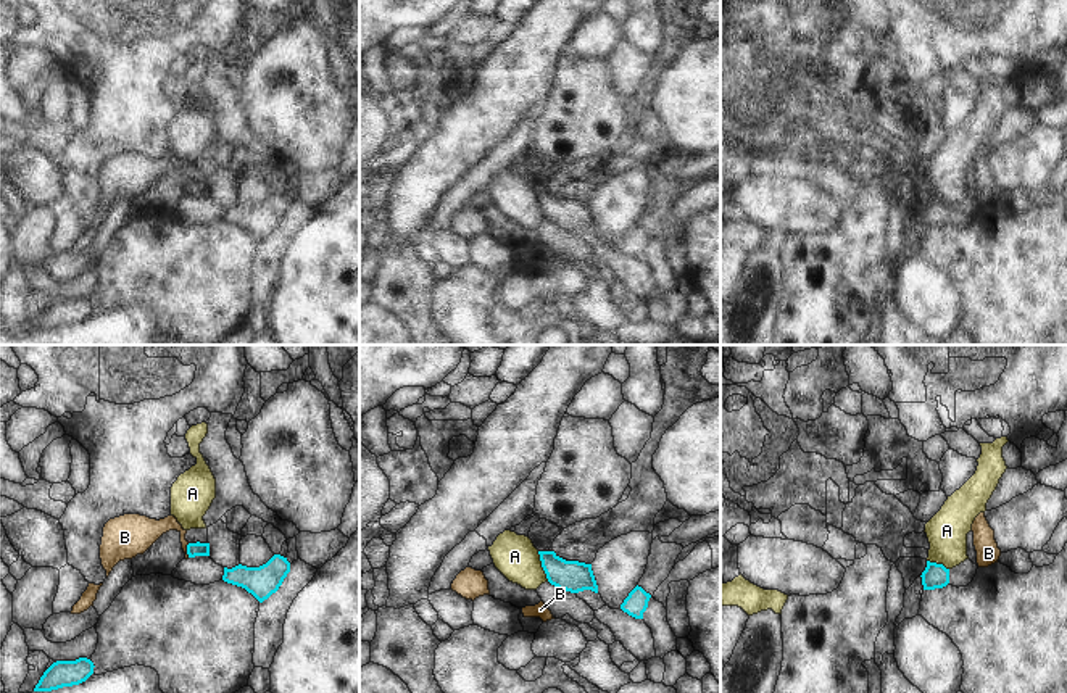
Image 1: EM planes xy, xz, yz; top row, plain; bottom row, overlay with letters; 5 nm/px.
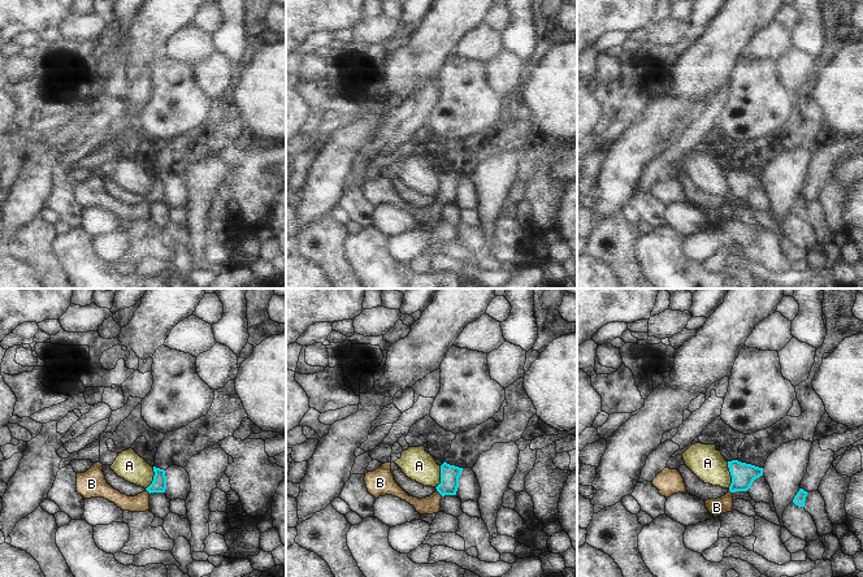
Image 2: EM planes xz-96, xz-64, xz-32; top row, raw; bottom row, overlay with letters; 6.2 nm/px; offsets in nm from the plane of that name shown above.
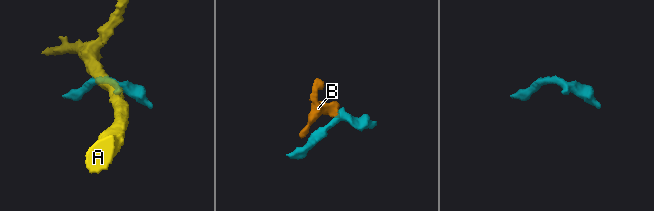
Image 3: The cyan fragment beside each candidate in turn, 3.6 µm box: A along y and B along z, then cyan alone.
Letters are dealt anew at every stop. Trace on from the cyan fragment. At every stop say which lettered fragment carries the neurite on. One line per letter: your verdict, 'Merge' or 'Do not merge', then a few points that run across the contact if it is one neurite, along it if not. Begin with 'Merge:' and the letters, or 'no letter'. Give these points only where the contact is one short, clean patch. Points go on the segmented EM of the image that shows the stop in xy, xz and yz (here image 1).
Merge: B
A: Do not merge
B: Merge. Line: xy (197, 548), (187, 550), (176, 526), (141, 532).

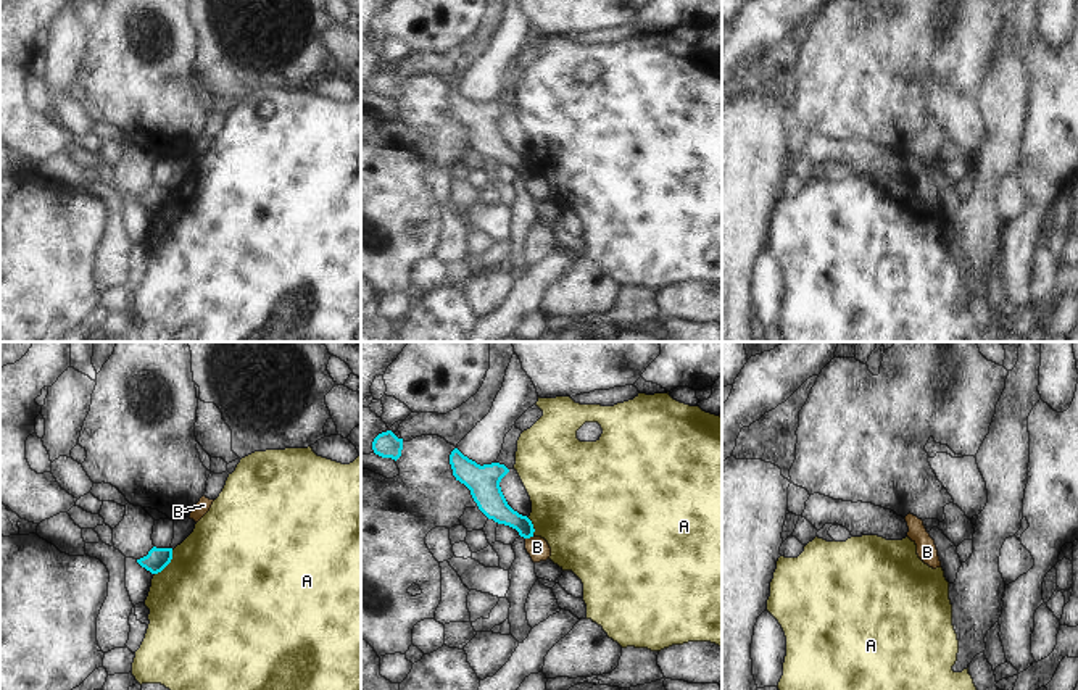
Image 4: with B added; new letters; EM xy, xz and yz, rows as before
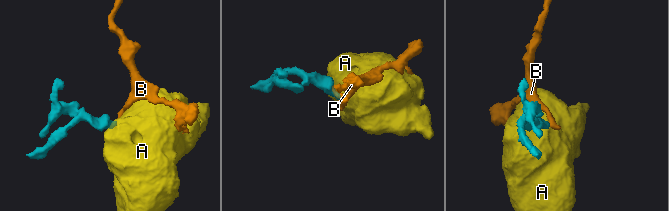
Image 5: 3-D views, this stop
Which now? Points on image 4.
Merge: no letter
A: Do not merge. Line: xy (173, 550), (173, 558), (155, 574)
B: Do not merge. Line: xz (534, 536), (526, 539).

